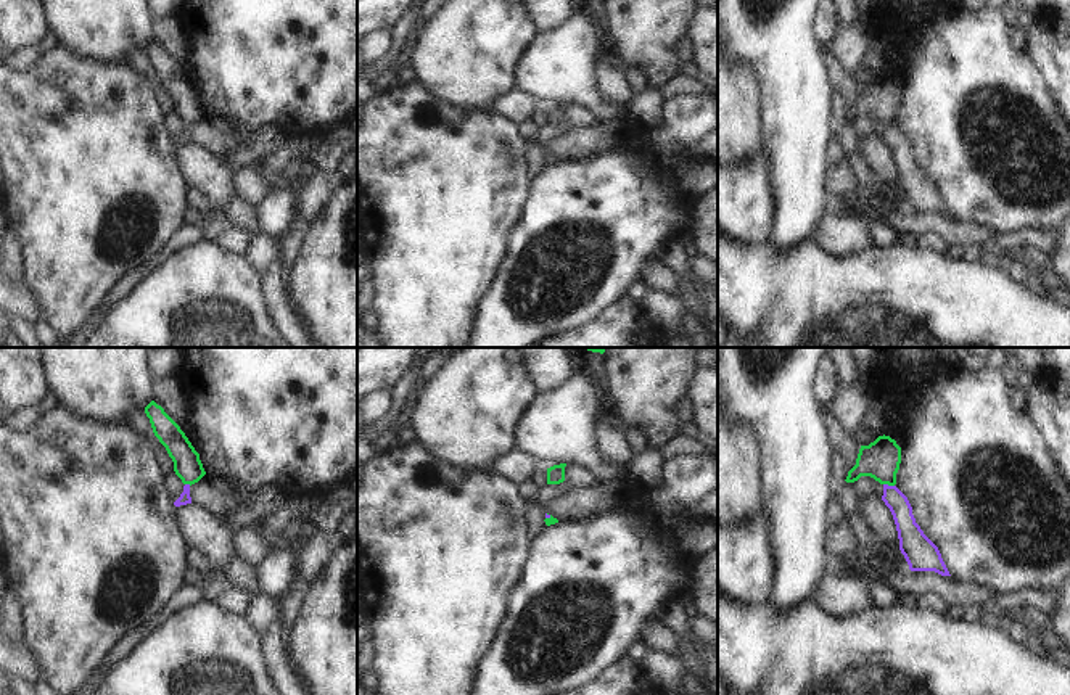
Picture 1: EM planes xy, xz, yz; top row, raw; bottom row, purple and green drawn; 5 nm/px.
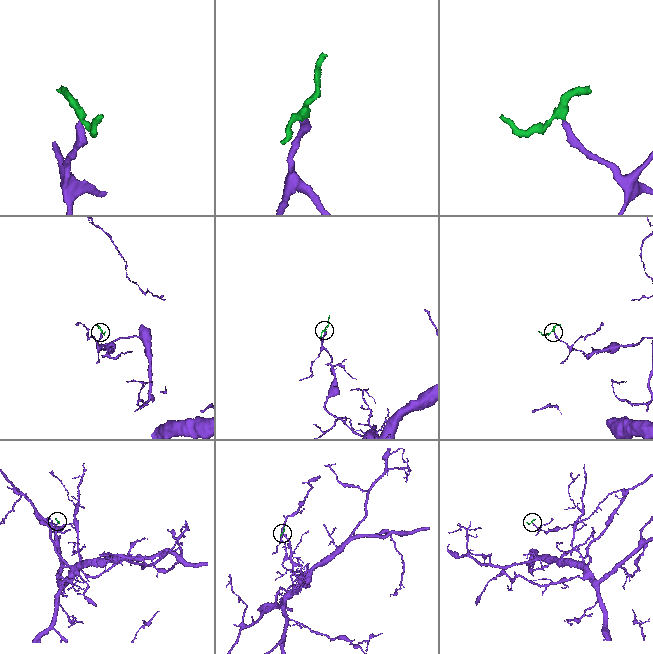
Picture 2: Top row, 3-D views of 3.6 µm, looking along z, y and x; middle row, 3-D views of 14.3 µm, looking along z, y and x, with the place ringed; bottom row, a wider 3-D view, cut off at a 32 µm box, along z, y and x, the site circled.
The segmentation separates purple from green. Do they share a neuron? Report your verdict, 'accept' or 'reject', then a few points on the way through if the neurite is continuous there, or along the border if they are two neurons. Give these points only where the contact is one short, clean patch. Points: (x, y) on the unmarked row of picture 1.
accept; way yz (908, 169), (901, 148), (887, 124), (880, 100)

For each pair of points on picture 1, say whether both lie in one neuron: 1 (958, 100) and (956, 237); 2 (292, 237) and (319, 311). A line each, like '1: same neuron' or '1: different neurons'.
1: different neurons
2: different neurons

